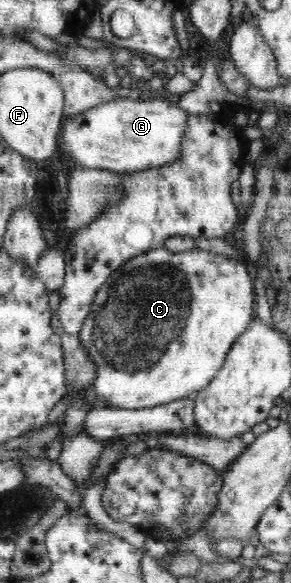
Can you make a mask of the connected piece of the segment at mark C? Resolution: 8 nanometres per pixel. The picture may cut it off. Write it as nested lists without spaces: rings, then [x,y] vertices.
[[[162,246],[158,249],[148,250],[135,258],[130,258],[123,266],[115,269],[100,286],[92,300],[90,315],[88,315],[88,319],[84,319],[84,325],[80,329],[80,334],[77,335],[96,368],[96,379],[91,385],[96,396],[105,401],[108,408],[144,409],[170,403],[175,399],[194,397],[198,391],[207,389],[217,371],[223,366],[226,355],[232,349],[232,345],[236,343],[236,339],[246,331],[246,327],[257,315],[253,281],[253,270],[247,261],[228,259],[223,255],[198,247],[190,251],[174,253]]]

